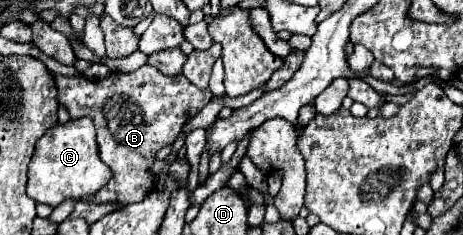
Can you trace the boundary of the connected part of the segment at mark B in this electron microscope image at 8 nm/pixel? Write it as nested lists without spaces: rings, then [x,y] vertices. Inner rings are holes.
[[[144,65],[132,73],[112,73],[106,79],[76,79],[76,77],[56,77],[58,85],[58,101],[68,107],[70,117],[92,117],[96,125],[96,135],[98,135],[98,149],[102,161],[112,169],[112,179],[108,185],[104,185],[94,197],[82,197],[84,203],[112,203],[118,207],[142,201],[154,187],[156,187],[156,175],[152,173],[152,165],[156,163],[156,153],[168,145],[174,143],[174,139],[180,135],[182,127],[190,117],[194,117],[212,97],[210,89],[198,89],[192,85],[184,75],[178,77],[168,77],[162,75],[158,69]]]

